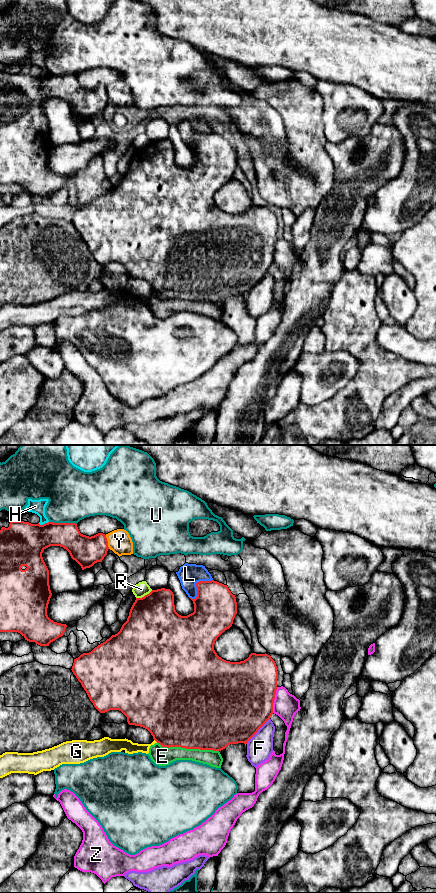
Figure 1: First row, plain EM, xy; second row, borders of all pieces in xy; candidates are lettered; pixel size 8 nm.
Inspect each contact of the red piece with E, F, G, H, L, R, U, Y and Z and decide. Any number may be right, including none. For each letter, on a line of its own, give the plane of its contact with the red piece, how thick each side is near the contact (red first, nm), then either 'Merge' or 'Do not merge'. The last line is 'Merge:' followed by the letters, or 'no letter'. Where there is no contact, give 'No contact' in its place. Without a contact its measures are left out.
E: Touches red in xy. Thickness 500 nm (red) against 160 nm. Do not merge
F: Touches red in xy. Thickness 500 nm (red) against 200 nm. Do not merge
G: Touches red in xy. Thickness 480 nm (red) against 90 nm. Do not merge
H: Touches red in xy. Thickness 360 nm (red) against 110 nm. Do not merge
L: Touches red in xy. Thickness 340 nm (red) against 180 nm. Merge
R: Touches red in xy. Thickness 440 nm (red) against 120 nm. Do not merge
U: Touches red in xy. Thickness 220 nm (red) against 400 nm. Do not merge
Y: Touches red in xy. Thickness 240 nm (red) against 190 nm. Do not merge
Z: Touches red in xy. Thickness 500 nm (red) against 200 nm. Do not merge
Merge: L

